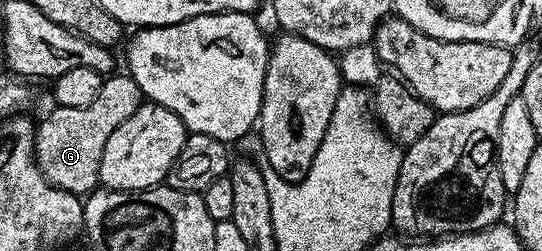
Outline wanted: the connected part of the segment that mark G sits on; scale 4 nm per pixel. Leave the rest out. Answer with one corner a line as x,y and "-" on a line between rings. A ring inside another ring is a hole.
126,72
103,77
96,100
92,100
92,104
84,104
84,108
55,105
54,111
42,123
37,123
34,132
34,159
38,161
46,181
79,196
89,195
99,185
100,156
104,156
108,136
112,136
112,132
116,132
116,128
120,128
120,124
124,124
124,120
143,105
142,90

